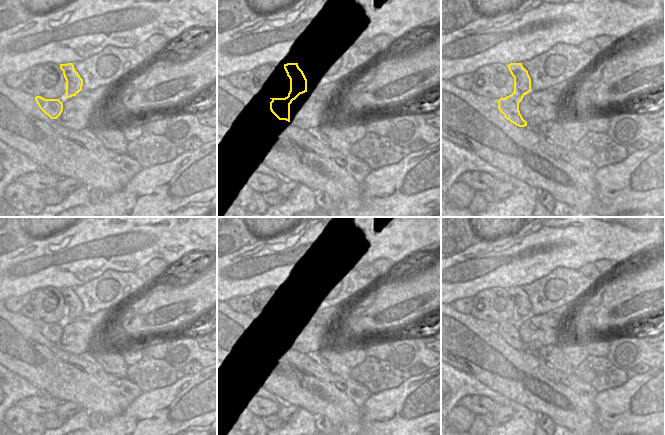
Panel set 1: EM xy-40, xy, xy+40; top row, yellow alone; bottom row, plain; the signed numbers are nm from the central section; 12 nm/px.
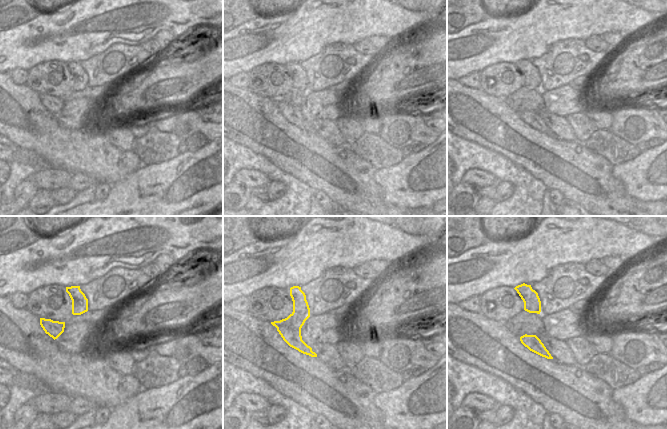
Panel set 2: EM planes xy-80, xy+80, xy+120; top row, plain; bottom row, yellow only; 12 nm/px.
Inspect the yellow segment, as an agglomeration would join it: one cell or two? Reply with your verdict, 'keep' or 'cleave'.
cleave

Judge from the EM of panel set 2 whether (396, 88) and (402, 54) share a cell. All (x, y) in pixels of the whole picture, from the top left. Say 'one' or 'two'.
one

